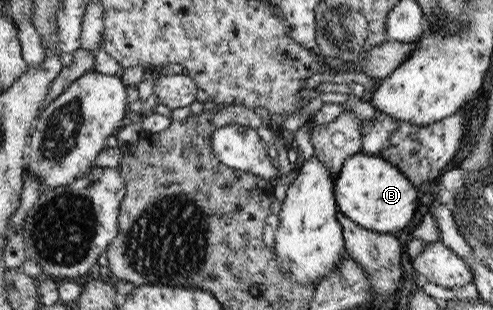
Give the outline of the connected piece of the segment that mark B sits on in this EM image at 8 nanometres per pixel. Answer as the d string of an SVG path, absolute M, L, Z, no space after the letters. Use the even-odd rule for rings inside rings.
M361 150L345 160L334 183L338 210L362 228L379 233L395 233L406 228L416 212L418 194L410 181L384 157Z

